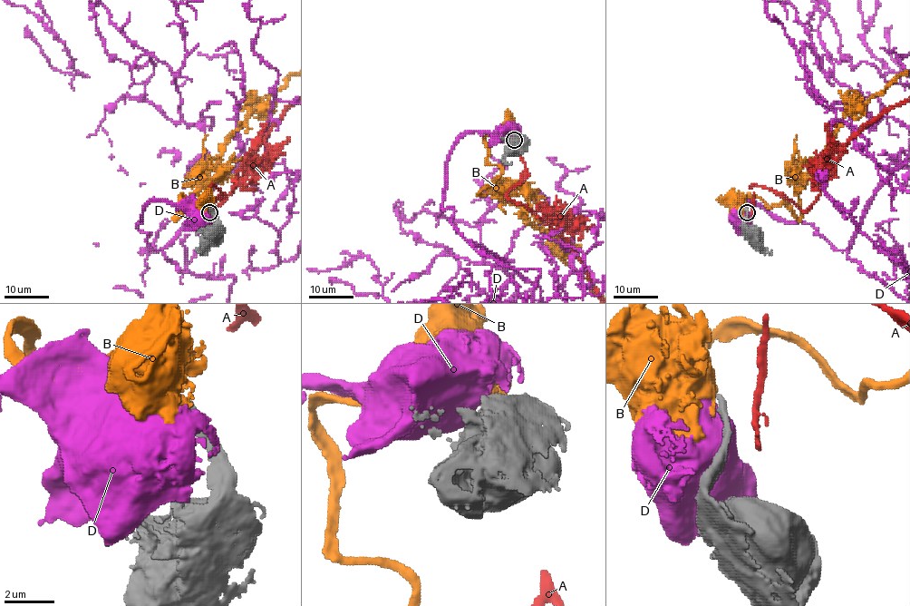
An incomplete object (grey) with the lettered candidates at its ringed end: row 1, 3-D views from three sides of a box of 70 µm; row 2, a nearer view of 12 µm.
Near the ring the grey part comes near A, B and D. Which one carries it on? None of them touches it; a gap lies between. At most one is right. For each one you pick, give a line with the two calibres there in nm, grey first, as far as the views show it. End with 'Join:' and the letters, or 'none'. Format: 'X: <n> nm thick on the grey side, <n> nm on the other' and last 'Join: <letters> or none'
A: 480 nm thick on the grey side, 300 nm on the other
Join: A

